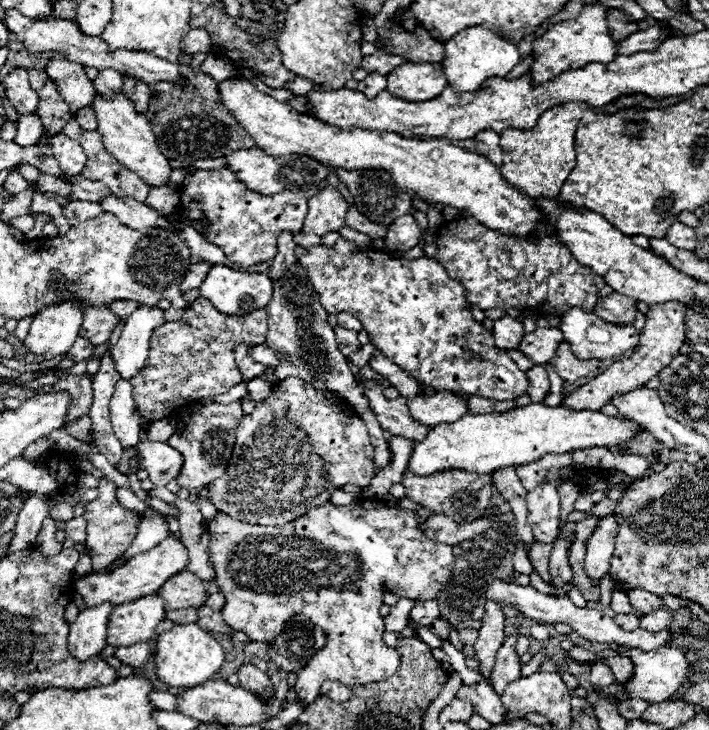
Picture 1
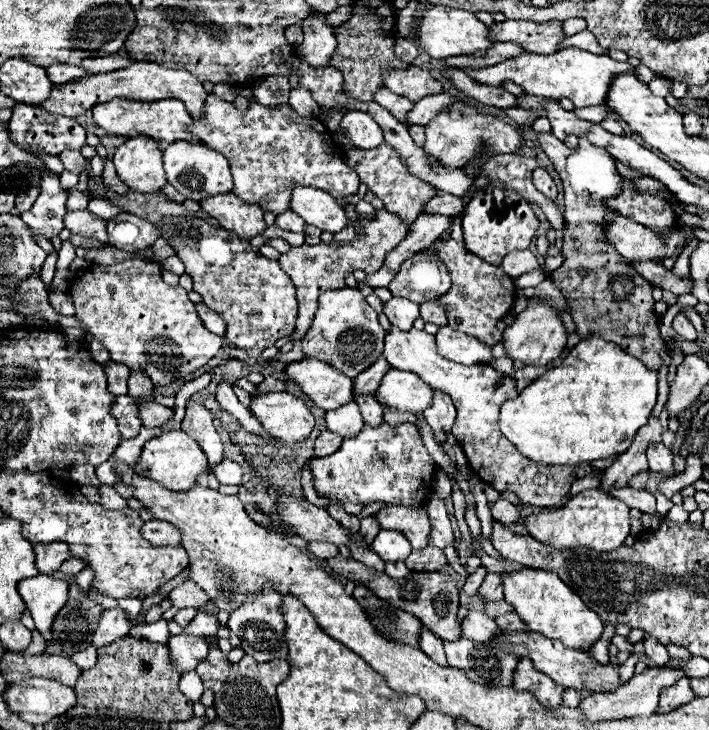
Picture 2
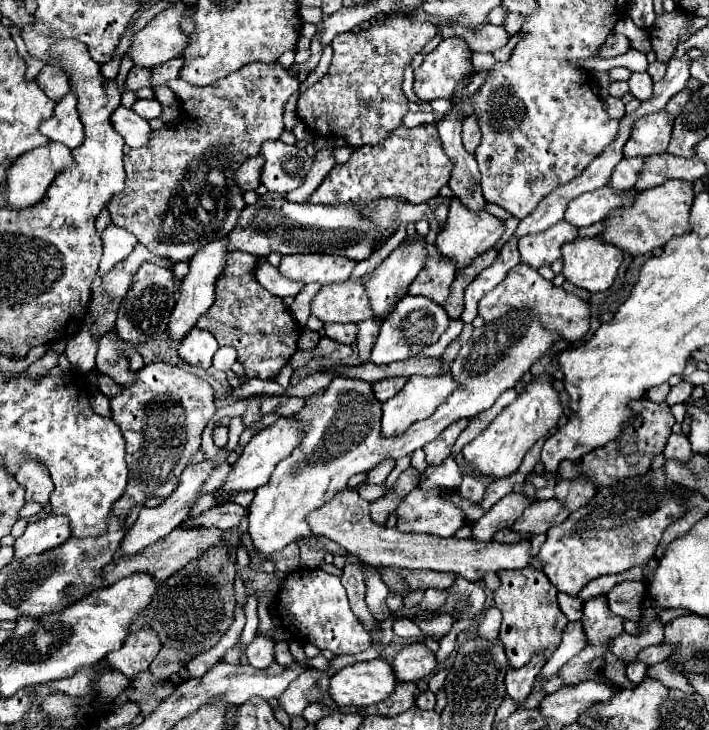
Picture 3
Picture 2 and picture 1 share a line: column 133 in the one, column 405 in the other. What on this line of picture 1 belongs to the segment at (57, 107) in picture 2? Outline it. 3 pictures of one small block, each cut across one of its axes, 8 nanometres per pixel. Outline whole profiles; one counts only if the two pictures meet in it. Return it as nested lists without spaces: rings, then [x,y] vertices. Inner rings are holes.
[[[406,62],[392,70],[386,76],[388,84],[386,90],[390,94],[410,100],[410,102],[424,102],[432,100],[442,94],[442,90],[448,86],[446,76],[440,64],[416,64],[416,62]]]

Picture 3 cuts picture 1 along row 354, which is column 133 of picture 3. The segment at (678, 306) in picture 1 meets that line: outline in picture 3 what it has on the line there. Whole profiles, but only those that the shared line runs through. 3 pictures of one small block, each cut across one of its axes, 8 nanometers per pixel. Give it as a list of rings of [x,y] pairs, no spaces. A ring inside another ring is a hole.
[[[142,628],[142,630],[130,632],[128,638],[124,638],[124,646],[108,654],[108,662],[114,670],[132,678],[138,672],[148,670],[160,646],[162,644],[160,644],[158,634],[152,628]]]

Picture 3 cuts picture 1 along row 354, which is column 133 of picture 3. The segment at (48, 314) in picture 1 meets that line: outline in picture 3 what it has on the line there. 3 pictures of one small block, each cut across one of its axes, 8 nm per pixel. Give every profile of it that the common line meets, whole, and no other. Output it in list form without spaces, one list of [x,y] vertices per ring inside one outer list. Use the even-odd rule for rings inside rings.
[[[176,2],[168,8],[164,8],[160,14],[156,14],[140,32],[134,34],[134,42],[130,46],[130,56],[134,60],[136,66],[146,66],[146,68],[154,68],[160,66],[176,56],[182,56],[184,48],[188,46],[188,36],[182,32],[180,28],[180,20],[186,14],[186,4],[184,2]]]

